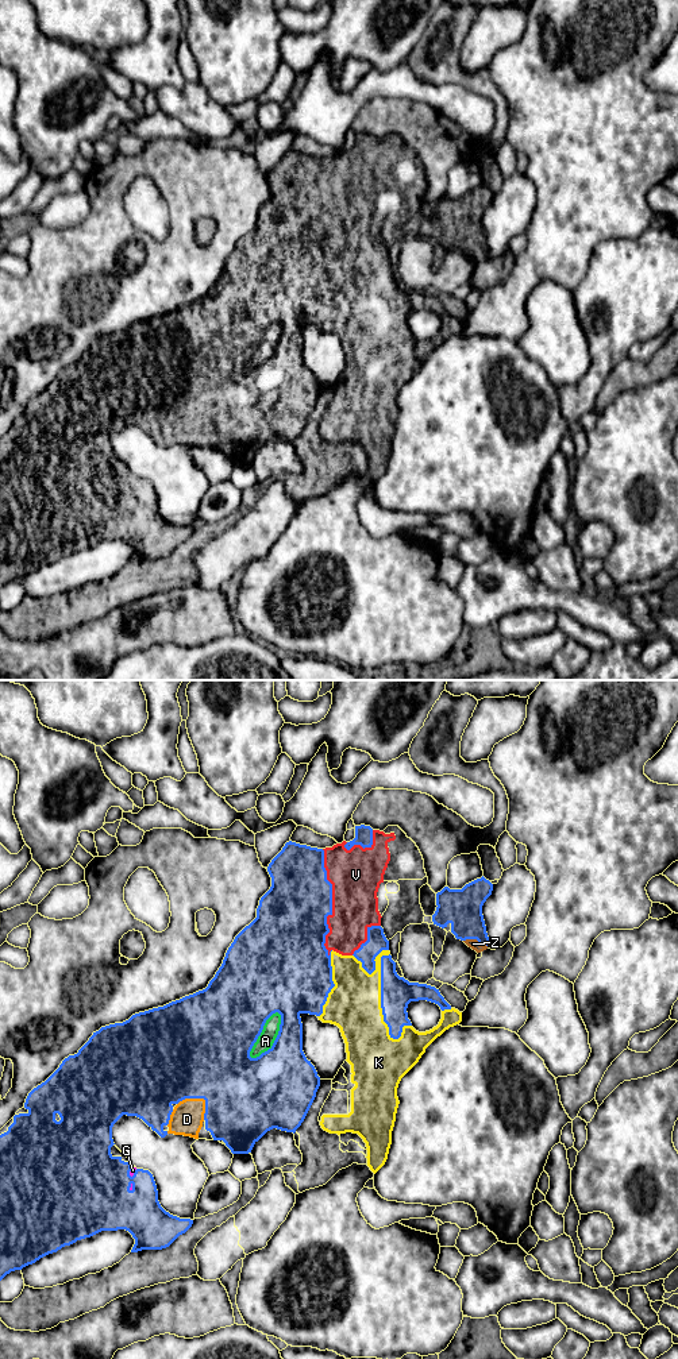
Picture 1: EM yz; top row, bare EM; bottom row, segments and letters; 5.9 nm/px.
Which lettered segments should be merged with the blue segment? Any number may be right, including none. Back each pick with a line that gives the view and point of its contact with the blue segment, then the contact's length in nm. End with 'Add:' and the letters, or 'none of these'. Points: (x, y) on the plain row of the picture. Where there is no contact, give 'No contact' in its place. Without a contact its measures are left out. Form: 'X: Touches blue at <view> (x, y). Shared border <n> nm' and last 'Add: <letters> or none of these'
D: Touches blue at yz (200, 406). Shared border 190 nm
G: Touches blue at yz (134, 483). Shared border 70 nm
K: Touches blue at yz (381, 305). Shared border 500 nm
V: Touches blue at yz (331, 212). Shared border 650 nm
Z: Touches blue at yz (476, 247). Shared border 150 nm
Add: D, G, K, V, Z

